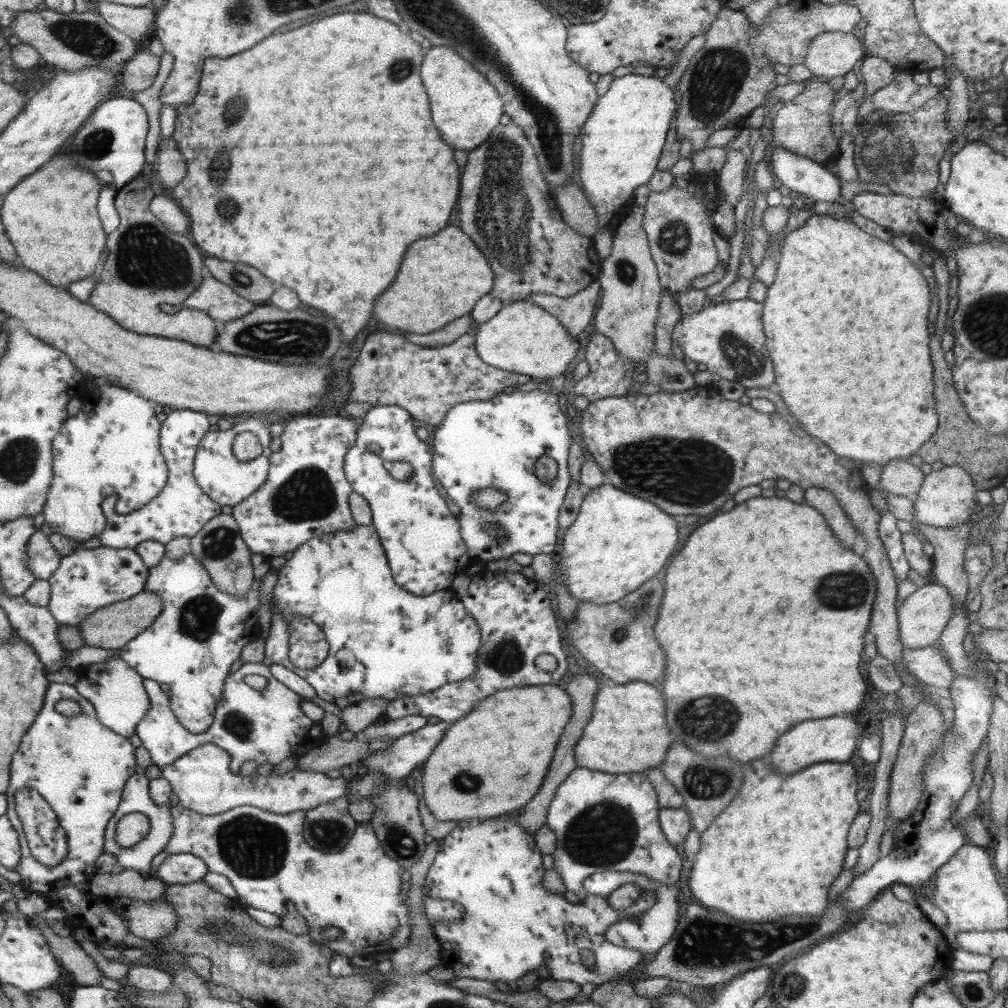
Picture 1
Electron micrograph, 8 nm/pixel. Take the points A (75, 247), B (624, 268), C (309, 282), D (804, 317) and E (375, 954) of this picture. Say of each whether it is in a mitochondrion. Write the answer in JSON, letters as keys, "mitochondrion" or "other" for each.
{"A":"other","B":"mitochondrion","C":"other","D":"other","E":"other"}

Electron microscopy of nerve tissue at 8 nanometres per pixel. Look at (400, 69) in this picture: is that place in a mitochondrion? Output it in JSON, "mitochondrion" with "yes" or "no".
{"mitochondrion":"yes"}

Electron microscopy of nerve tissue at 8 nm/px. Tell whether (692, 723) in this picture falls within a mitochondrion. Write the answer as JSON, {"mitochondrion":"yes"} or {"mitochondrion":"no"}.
{"mitochondrion":"yes"}

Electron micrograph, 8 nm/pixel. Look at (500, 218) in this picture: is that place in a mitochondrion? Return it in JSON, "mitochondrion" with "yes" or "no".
{"mitochondrion":"yes"}

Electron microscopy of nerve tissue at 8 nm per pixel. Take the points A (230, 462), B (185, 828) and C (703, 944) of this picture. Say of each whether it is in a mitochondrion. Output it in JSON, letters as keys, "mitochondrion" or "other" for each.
{"A":"other","B":"other","C":"mitochondrion"}

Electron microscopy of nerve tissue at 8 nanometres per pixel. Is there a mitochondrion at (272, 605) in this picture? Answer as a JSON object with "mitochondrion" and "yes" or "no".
{"mitochondrion":"no"}

